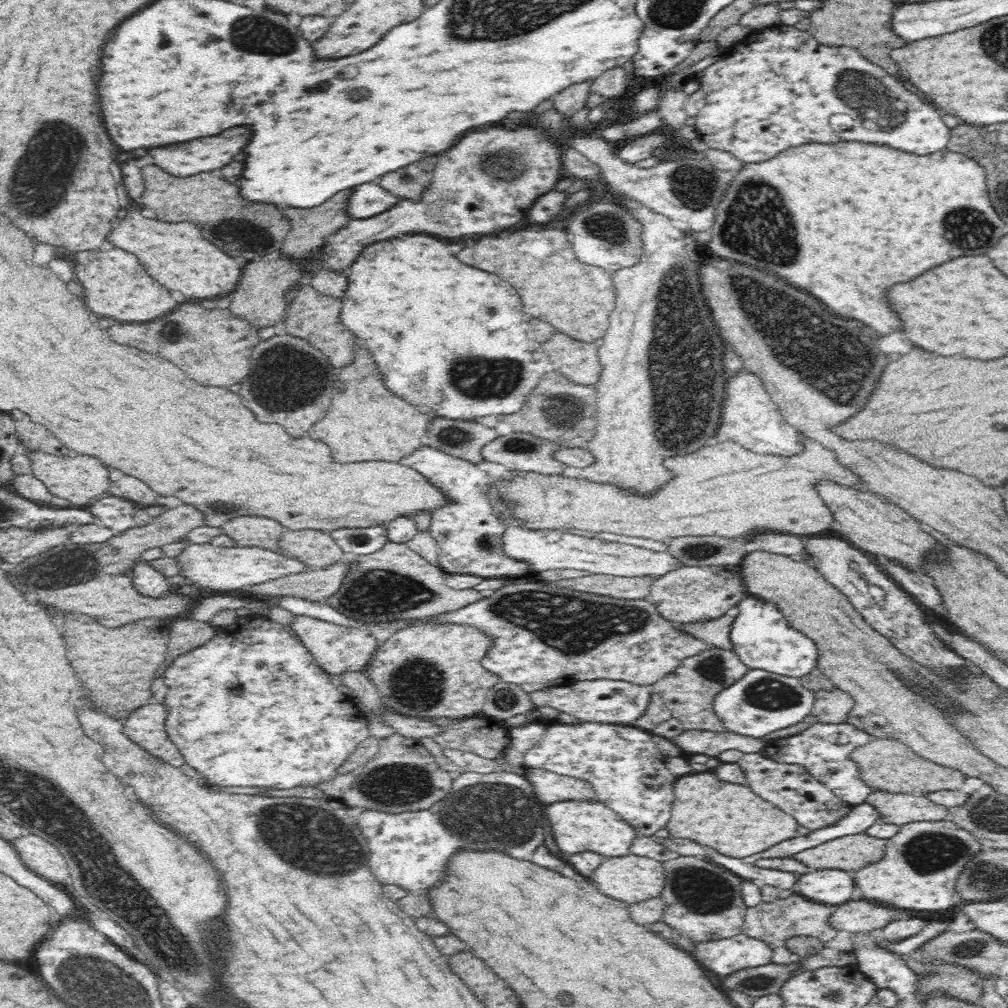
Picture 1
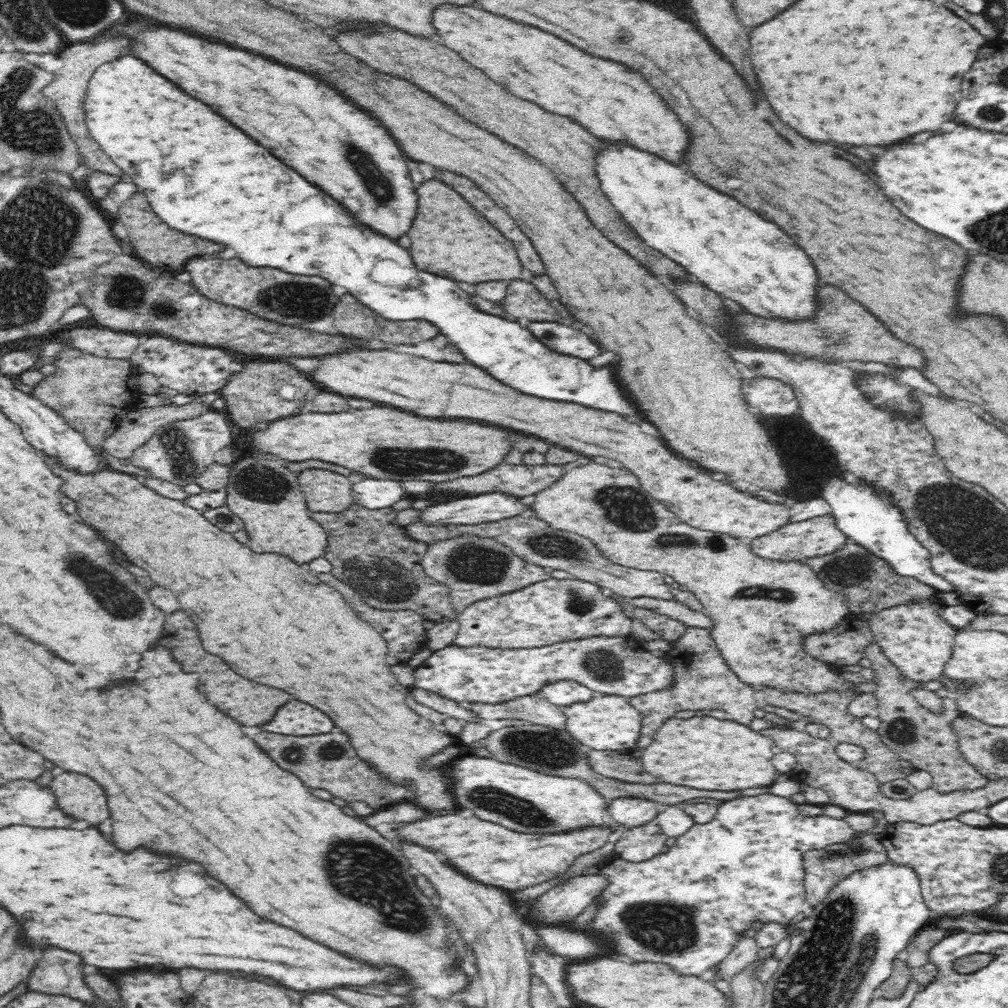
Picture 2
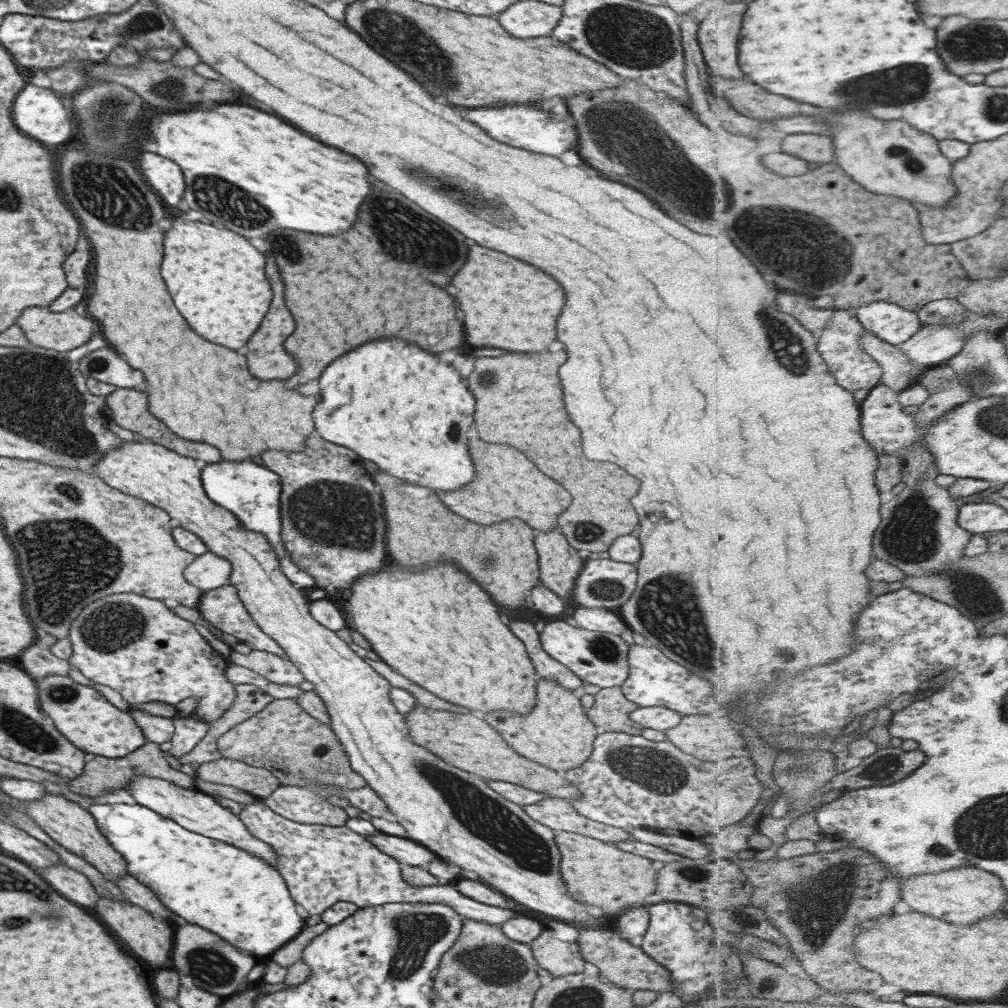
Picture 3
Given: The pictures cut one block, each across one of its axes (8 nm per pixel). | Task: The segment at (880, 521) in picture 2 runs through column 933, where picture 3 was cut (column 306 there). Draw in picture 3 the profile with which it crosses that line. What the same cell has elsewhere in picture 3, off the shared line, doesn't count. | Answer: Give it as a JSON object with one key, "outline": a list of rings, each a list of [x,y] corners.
{"outline":[[[215,462],[207,464],[200,470],[201,486],[207,498],[232,512],[239,520],[241,526],[247,531],[259,532],[265,535],[269,545],[273,547],[281,573],[299,589],[303,587],[314,587],[313,577],[307,571],[297,566],[289,557],[287,549],[283,547],[283,541],[279,537],[281,532],[281,519],[279,508],[279,496],[281,494],[280,476],[268,468],[263,468],[253,462]]]}

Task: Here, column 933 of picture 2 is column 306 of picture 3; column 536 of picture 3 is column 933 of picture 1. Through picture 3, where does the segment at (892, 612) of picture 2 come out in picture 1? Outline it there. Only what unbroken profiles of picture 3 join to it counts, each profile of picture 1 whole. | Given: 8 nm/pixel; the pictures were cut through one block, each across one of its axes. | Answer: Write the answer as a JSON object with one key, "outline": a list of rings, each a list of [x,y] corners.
{"outline":[[[949,820],[906,824],[892,838],[887,839],[884,858],[878,864],[871,864],[851,872],[854,886],[856,891],[860,890],[862,899],[880,905],[909,911],[918,910],[918,912],[922,912],[922,910],[928,910],[928,912],[948,910],[956,904],[963,904],[962,897],[954,889],[954,882],[964,868],[964,864],[983,848],[984,846],[978,842],[974,835]]]}

